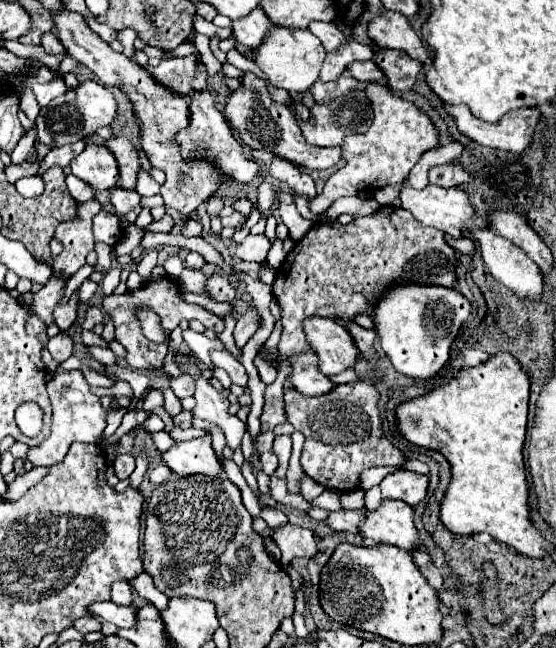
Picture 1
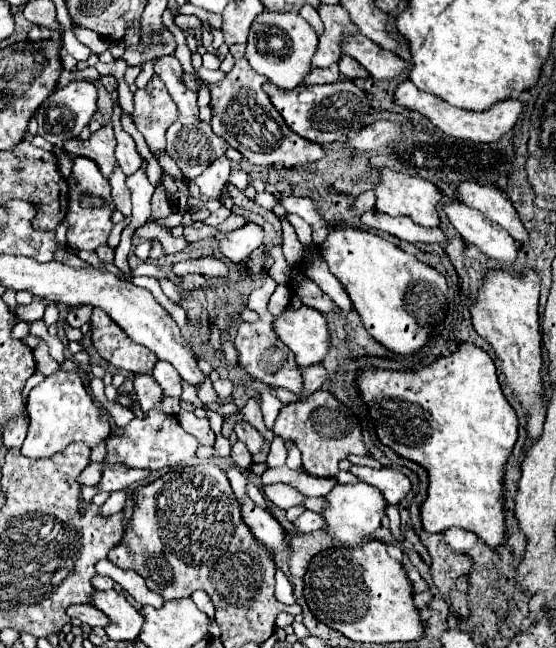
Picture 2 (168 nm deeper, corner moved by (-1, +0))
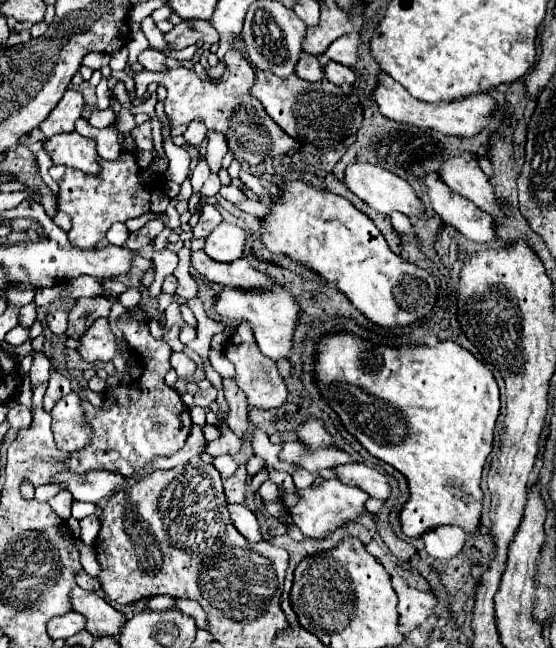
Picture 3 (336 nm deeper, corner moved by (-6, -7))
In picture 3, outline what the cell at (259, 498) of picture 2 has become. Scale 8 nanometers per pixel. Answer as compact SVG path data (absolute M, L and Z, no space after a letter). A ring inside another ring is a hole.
M245 464L239 465L237 473L231 479L227 479L223 483L223 487L225 487L227 503L245 503L245 493L247 493L247 471L245 471Z

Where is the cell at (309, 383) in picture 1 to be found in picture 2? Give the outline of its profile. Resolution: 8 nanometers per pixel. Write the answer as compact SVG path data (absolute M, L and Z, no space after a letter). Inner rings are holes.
M266 276L262 286L256 288L250 298L248 298L248 308L254 310L258 314L258 320L256 322L240 322L238 324L238 330L236 330L236 338L234 338L234 348L238 352L238 366L252 378L268 384L270 388L286 388L294 394L300 394L302 392L302 376L300 376L300 370L298 370L298 364L294 360L294 354L290 352L290 348L286 348L286 344L282 344L274 330L272 330L272 322L274 322L274 316L266 310L268 306L268 300L274 292L278 284Z

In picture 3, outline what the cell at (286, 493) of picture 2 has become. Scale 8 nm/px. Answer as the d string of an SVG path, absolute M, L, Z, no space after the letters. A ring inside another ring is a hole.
M269 479L261 485L259 493L261 493L261 497L263 497L265 501L279 501L279 487L277 487L273 481L269 481Z

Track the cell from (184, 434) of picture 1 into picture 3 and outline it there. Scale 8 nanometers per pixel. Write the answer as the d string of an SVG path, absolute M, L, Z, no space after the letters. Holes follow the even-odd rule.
M67 490L60 491L57 495L51 498L48 503L52 509L61 517L63 520L67 520L71 517L71 504L73 497Z

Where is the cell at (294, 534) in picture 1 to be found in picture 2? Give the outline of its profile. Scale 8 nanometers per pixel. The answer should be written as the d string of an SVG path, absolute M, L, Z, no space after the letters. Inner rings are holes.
M238 498L240 512L244 524L250 532L270 550L286 550L288 552L288 536L284 534L278 520L264 508L256 506L250 498Z

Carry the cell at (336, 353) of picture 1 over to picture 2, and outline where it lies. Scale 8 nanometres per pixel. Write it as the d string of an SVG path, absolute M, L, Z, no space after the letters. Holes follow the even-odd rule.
M286 306L274 320L274 334L294 352L298 366L322 362L330 348L324 316L308 306Z

